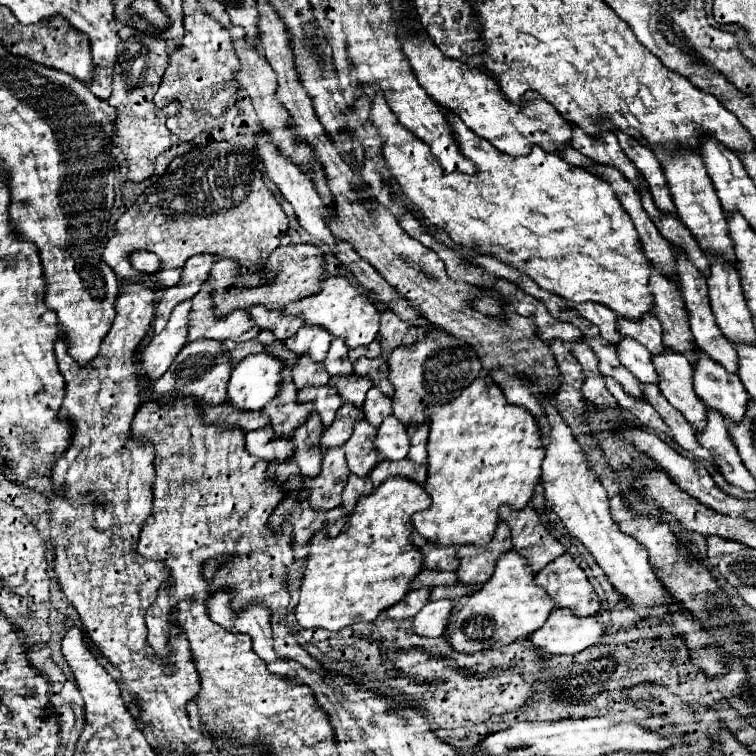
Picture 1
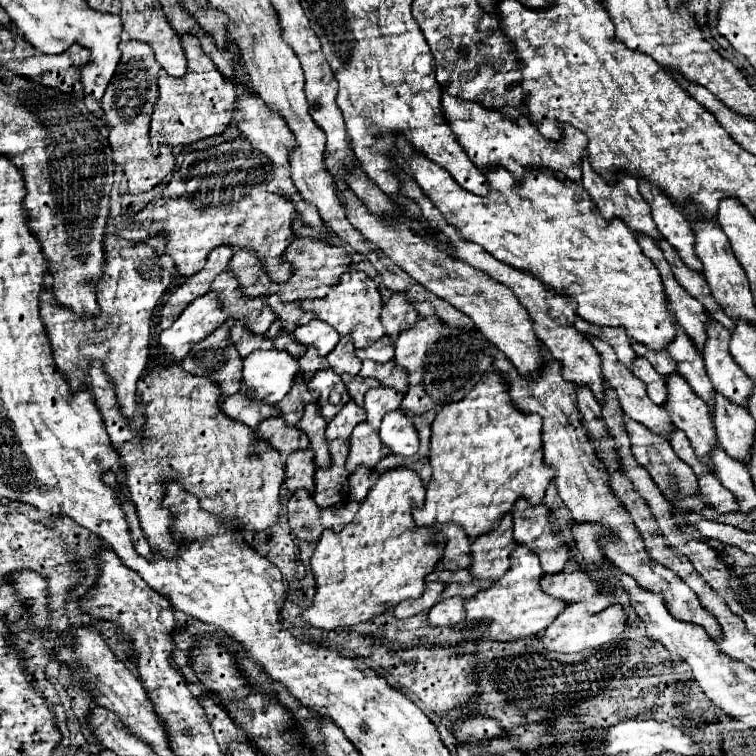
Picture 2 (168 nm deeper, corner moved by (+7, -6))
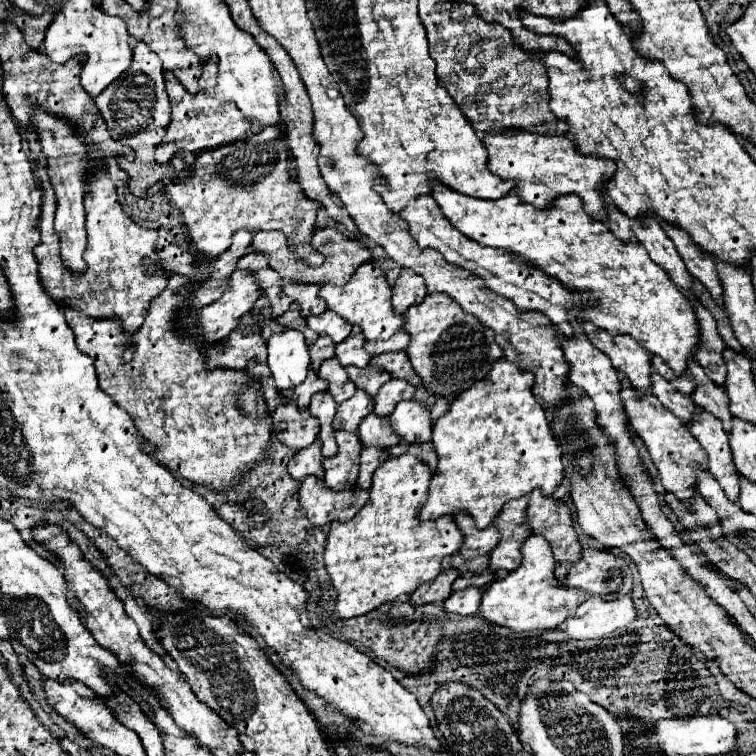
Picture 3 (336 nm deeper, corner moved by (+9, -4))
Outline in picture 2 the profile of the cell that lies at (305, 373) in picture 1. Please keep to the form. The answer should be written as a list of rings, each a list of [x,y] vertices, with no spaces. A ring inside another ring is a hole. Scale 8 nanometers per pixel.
[[[308,348],[304,356],[298,358],[298,364],[300,364],[300,374],[304,378],[304,382],[308,382],[320,368],[326,368],[326,360],[318,356],[316,348]]]

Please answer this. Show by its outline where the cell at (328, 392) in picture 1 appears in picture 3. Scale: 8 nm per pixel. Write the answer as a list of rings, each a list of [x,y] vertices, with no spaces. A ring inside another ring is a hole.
[[[336,358],[324,360],[322,366],[320,366],[320,370],[318,370],[318,376],[328,382],[328,392],[334,396],[334,400],[338,404],[344,402],[344,400],[348,400],[356,392],[354,382],[348,378],[344,366]]]

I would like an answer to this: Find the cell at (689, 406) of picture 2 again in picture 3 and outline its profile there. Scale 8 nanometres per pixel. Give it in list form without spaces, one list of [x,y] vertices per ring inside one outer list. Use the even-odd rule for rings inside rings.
[[[696,408],[694,422],[688,424],[688,428],[710,458],[710,462],[708,462],[710,474],[724,488],[726,496],[732,502],[738,502],[740,474],[736,472],[736,464],[732,464],[732,450],[728,448],[728,436],[722,428],[722,422],[718,418],[714,418],[712,414],[708,414],[706,410]]]

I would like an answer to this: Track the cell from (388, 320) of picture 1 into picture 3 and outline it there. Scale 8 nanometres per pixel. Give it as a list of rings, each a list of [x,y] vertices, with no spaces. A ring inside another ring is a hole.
[[[404,268],[394,284],[394,292],[392,292],[392,306],[394,312],[404,314],[410,306],[416,304],[416,300],[424,300],[426,296],[426,284],[424,278],[416,272],[412,272],[410,268]]]

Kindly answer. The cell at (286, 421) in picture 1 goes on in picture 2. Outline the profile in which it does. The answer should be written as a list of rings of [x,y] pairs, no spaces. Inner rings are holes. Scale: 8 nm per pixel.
[[[296,376],[294,386],[286,394],[286,398],[282,402],[278,402],[276,408],[280,410],[280,414],[282,414],[282,418],[286,420],[288,426],[296,426],[300,422],[302,412],[304,412],[304,406],[308,402],[314,402],[314,398],[306,390],[306,382],[302,380],[302,376]]]

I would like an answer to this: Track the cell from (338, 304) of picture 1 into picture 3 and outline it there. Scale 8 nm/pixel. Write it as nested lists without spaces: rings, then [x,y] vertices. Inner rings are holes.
[[[364,264],[356,270],[352,280],[340,288],[322,286],[320,296],[328,302],[328,308],[336,314],[344,316],[350,324],[358,324],[366,336],[366,340],[388,340],[404,326],[404,316],[398,316],[392,308],[392,288],[378,264]]]

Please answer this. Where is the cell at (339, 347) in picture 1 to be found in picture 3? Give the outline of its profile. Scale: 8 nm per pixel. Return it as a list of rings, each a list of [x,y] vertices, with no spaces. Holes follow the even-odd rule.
[[[354,326],[352,334],[346,340],[342,340],[340,344],[336,344],[336,358],[340,360],[340,364],[342,366],[354,364],[358,368],[366,368],[368,362],[372,360],[372,354],[368,354],[364,350],[364,342],[366,342],[364,334],[360,332],[360,328]]]

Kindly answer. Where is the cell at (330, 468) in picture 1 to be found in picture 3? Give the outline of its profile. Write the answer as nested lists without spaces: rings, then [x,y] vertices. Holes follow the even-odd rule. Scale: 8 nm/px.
[[[336,432],[338,454],[332,458],[324,458],[324,480],[332,490],[346,490],[356,484],[358,470],[360,470],[360,454],[362,444],[356,432]]]

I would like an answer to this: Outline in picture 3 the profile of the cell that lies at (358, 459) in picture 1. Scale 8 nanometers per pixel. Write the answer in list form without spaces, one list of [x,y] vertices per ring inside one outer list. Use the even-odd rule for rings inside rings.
[[[368,414],[360,424],[360,438],[364,446],[378,446],[378,448],[390,448],[400,442],[400,436],[392,432],[392,426],[388,424],[388,416],[374,416]]]

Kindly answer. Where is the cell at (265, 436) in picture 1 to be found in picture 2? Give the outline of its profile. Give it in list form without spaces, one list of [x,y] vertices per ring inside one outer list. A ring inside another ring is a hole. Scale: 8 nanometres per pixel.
[[[280,416],[266,418],[256,430],[256,442],[266,442],[274,446],[280,454],[288,456],[294,450],[306,450],[308,438],[296,426],[284,426]]]

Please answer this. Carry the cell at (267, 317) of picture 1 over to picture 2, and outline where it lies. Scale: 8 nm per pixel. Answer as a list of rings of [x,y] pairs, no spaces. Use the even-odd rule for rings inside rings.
[[[276,294],[266,296],[266,302],[268,302],[270,310],[274,310],[274,314],[278,314],[278,320],[282,322],[282,328],[284,328],[284,332],[288,332],[288,334],[292,334],[298,326],[302,326],[302,324],[306,324],[306,322],[310,322],[310,320],[314,318],[312,312],[300,310],[296,302],[286,304],[286,302],[282,302]]]

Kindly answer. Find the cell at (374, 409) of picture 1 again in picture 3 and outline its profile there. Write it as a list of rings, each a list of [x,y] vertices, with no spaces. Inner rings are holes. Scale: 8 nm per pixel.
[[[392,378],[392,380],[388,380],[388,382],[380,388],[380,392],[376,394],[376,398],[374,398],[374,400],[376,400],[374,412],[376,412],[378,416],[388,416],[388,414],[392,414],[394,408],[396,408],[396,404],[402,402],[402,400],[412,398],[414,392],[416,392],[416,386],[408,384],[406,380]]]

